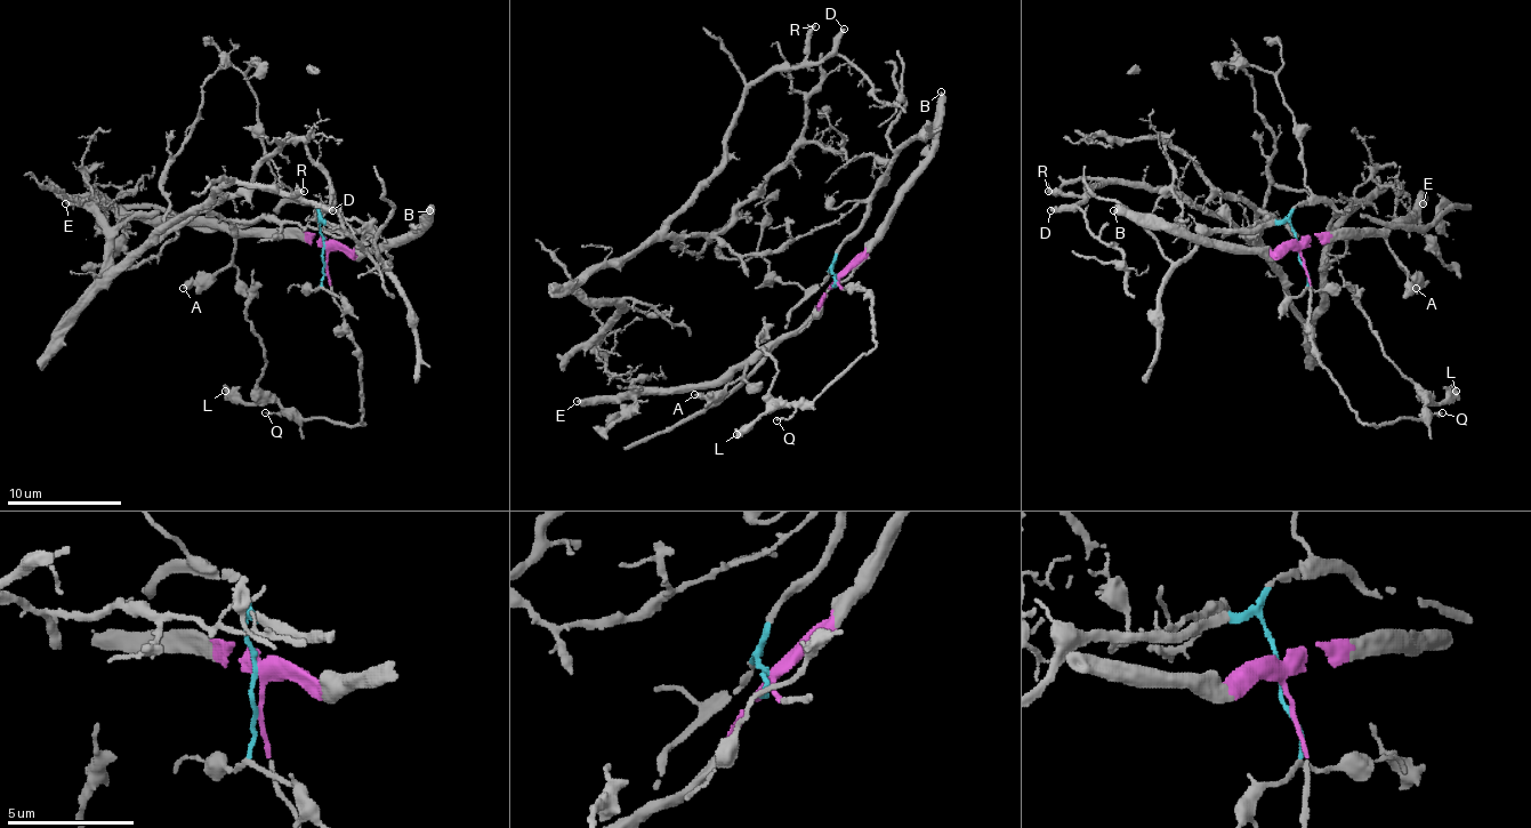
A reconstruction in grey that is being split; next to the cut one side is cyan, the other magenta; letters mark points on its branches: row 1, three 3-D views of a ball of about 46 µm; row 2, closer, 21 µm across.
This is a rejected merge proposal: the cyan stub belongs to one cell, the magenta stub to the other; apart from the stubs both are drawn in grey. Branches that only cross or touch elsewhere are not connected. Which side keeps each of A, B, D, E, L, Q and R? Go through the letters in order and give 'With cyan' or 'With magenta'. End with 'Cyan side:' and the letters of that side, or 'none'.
A: With magenta
B: With magenta
D: With cyan
E: With magenta
L: With magenta
Q: With magenta
R: With cyan
Cyan side: D, R

